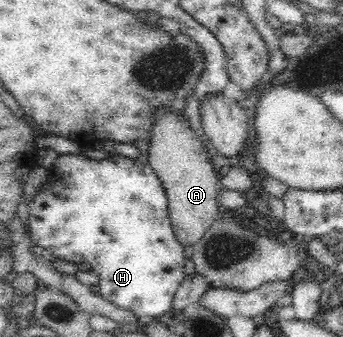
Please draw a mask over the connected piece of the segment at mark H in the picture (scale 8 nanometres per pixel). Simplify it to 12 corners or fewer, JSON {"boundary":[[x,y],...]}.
{"boundary":[[64,154],[33,242],[102,298],[171,309],[187,259],[148,163]]}

